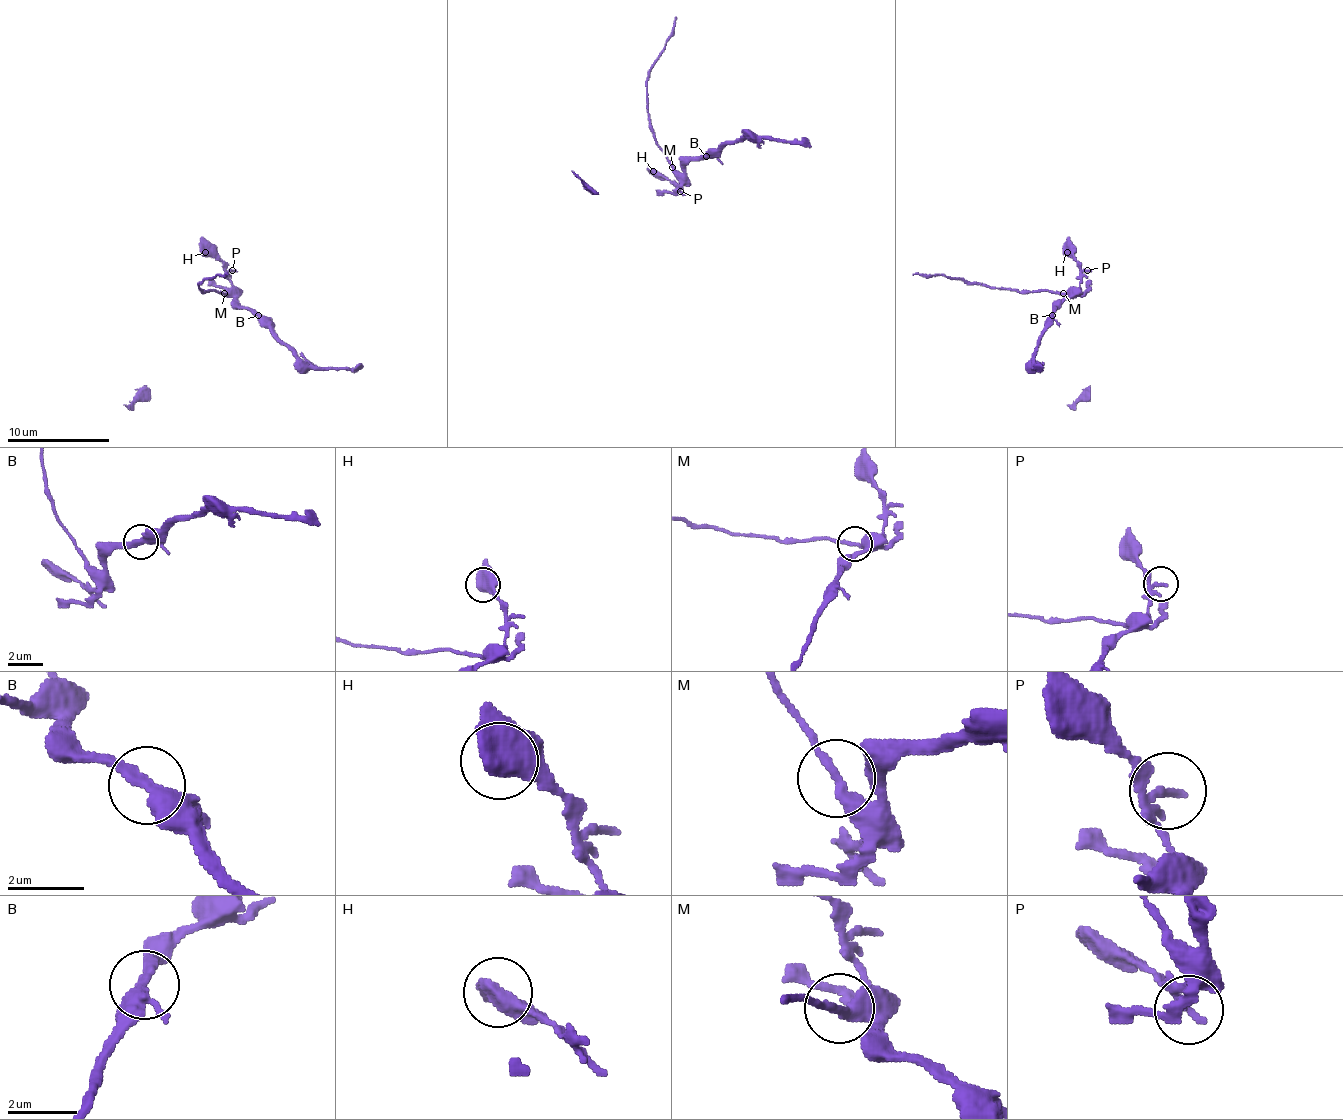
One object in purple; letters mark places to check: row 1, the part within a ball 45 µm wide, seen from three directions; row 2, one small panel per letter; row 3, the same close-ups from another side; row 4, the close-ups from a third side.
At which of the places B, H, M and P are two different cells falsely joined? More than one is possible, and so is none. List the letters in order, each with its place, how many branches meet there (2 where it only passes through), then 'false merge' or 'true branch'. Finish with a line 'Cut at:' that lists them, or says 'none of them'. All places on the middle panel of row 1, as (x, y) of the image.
B: place (706, 156); branches 2; true branch
H: place (653, 171); branches 2; true branch
M: place (672, 167); branches 2; false merge
P: place (680, 191); branches 3; true branch
Cut at: M

